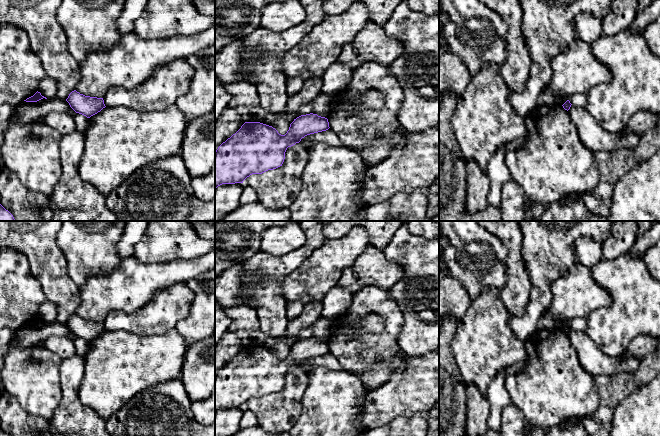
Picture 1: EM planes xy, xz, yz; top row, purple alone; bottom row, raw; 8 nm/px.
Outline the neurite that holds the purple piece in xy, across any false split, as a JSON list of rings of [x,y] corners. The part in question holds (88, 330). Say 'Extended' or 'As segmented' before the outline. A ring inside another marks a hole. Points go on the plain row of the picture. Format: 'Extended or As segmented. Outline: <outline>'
As segmented. Outline: [[[76,314],[69,318],[66,325],[76,337],[82,338],[87,342],[97,338],[106,331],[103,322],[85,320]]]

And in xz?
As segmented. Outline: [[[313,337],[294,343],[285,359],[279,358],[272,350],[260,346],[245,346],[215,375],[215,413],[222,408],[243,407],[252,398],[262,398],[282,390],[288,371],[299,367],[307,359],[329,352],[327,342]]]

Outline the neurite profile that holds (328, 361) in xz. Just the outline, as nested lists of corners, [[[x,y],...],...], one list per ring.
[[[329,352],[326,355],[314,357],[305,360],[301,363],[300,367],[303,369],[307,368],[308,366],[323,366],[330,370],[342,370],[342,366],[339,364],[338,360]]]

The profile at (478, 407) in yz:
[[[466,386],[467,396],[467,436],[481,436],[489,429],[487,422],[490,414],[490,403],[477,386]]]

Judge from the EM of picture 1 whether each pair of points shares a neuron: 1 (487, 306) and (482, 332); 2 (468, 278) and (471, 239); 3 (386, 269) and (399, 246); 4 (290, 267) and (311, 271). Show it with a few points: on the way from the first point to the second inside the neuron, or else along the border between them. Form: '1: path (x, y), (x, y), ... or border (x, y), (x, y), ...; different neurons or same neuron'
1: path (487, 312), (484, 326); same neuron
2: path (468, 268), (468, 256), (471, 253), (471, 249); same neuron
3: border (382, 251), (404, 271), (404, 277), (400, 281); different neurons
4: border (313, 251), (286, 276), (283, 280), (283, 287); different neurons

